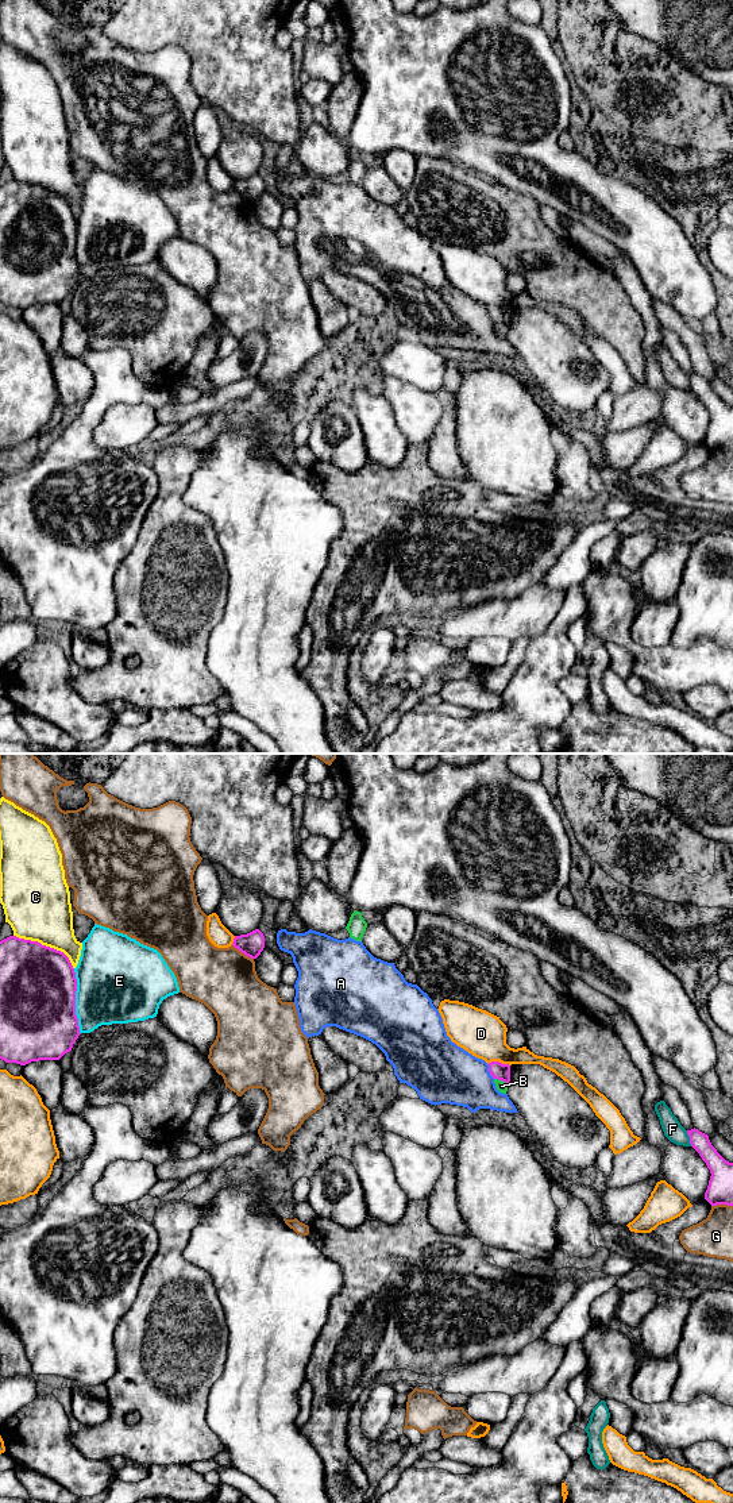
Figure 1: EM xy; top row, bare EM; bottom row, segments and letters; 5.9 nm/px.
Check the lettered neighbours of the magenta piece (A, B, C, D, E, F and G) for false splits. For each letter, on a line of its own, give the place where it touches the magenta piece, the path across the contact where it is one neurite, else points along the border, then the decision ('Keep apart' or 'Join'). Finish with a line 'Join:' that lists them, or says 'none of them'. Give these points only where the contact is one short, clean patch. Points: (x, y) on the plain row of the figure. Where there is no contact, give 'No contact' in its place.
A: Touches magenta at xy (489, 315). Keep apart
B: Touches magenta at xy (501, 323). Boundary: xy (494, 322), (508, 327). Keep apart
C: Touches magenta at xy (45, 189). Keep apart
D: Touches magenta at xy (498, 305). Keep apart
E: Touches magenta at xy (74, 245). Keep apart
F: Touches magenta at xy (690, 382). Keep apart
G: Touches magenta at xy (243, 196). Keep apart
Join: none of them

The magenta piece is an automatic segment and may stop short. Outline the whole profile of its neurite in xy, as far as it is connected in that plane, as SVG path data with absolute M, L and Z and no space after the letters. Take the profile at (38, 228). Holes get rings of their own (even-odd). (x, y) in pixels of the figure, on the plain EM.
M9 180L0 185L0 302L26 309L59 304L80 280L77 223L69 201L38 185Z

